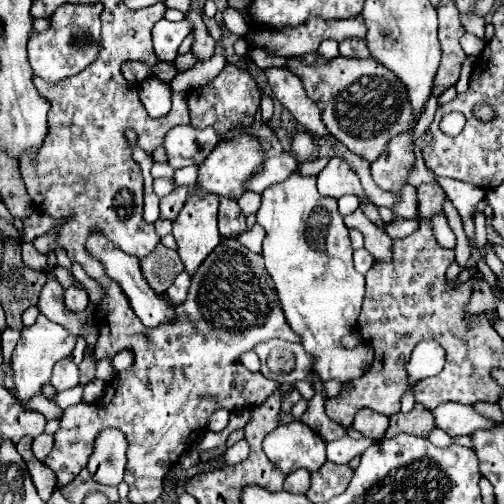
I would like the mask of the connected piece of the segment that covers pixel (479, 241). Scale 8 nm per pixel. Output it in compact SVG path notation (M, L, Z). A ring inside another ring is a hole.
M478 212L478 214L474 216L474 220L476 220L474 246L482 248L482 246L487 243L486 226L484 226L484 214L482 214L482 212Z

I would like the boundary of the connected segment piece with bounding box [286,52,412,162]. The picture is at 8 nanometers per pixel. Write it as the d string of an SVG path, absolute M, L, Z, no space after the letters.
M312 52L288 58L286 68L300 78L306 96L320 108L328 132L368 162L374 162L384 152L392 136L398 136L404 128L412 128L412 106L408 104L406 88L396 80L396 74L378 60L342 56L324 60L318 52Z

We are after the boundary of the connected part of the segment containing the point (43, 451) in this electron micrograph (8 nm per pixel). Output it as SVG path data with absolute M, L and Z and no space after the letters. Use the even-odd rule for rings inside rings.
M40 434L38 438L34 438L32 450L34 450L34 456L36 456L38 460L44 460L44 458L48 456L48 452L52 450L52 436Z

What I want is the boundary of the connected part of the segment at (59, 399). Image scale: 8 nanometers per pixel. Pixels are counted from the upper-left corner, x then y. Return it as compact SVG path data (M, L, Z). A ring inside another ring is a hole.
M78 386L78 388L72 388L72 390L64 390L62 394L56 394L56 396L52 396L52 402L56 402L56 406L60 406L60 408L66 408L66 406L72 406L72 404L76 404L76 402L80 402L80 394L82 394L82 386Z

